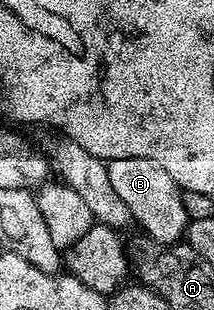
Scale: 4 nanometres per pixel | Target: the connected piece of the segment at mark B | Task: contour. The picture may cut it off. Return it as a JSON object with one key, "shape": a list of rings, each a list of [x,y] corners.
{"shape":[[[130,157],[107,162],[107,170],[117,195],[125,202],[125,207],[129,207],[132,220],[143,227],[150,240],[158,245],[174,245],[184,240],[189,224],[187,205],[183,202],[185,193],[165,167],[153,163],[153,159]]]}

